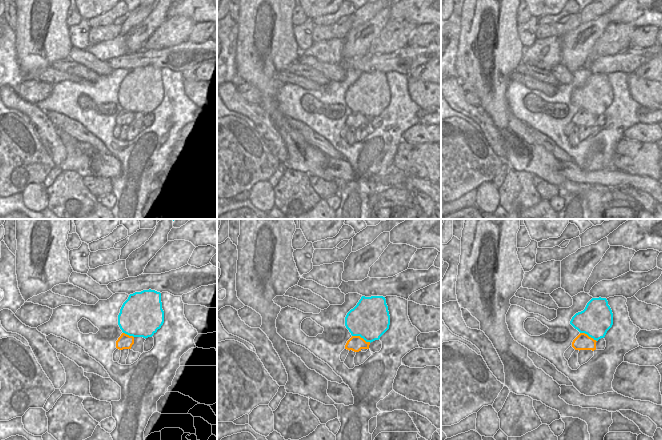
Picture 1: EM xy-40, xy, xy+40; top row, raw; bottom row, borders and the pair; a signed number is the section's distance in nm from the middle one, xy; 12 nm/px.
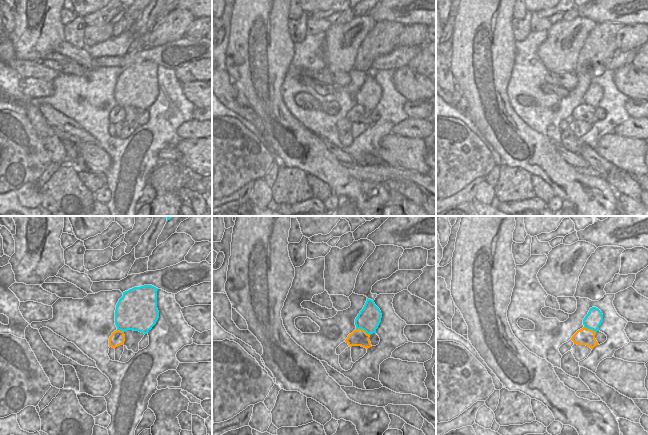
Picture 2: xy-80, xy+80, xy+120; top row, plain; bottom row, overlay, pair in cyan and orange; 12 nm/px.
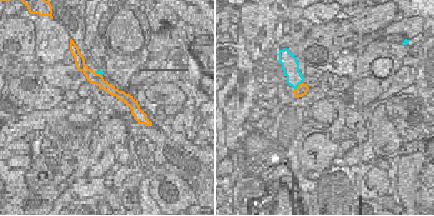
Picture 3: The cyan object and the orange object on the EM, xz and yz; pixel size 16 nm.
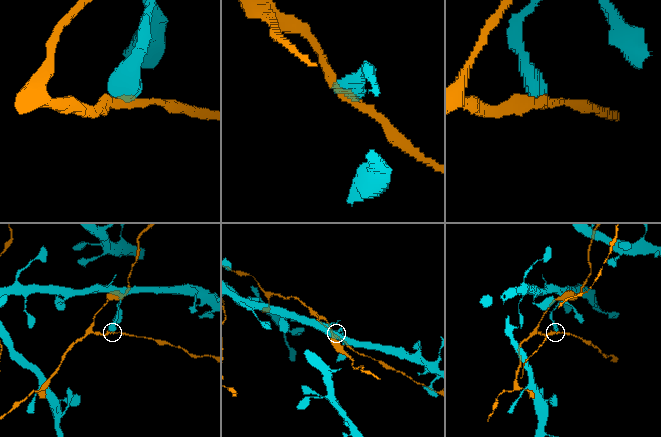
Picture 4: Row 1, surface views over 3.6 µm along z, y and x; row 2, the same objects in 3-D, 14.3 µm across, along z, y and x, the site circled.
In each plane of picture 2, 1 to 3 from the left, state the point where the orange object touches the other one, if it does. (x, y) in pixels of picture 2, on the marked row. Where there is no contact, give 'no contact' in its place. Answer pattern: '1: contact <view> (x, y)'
1: contact xy-80 (120, 330)
2: contact xy+80 (363, 329)
3: contact xy+120 (590, 328)

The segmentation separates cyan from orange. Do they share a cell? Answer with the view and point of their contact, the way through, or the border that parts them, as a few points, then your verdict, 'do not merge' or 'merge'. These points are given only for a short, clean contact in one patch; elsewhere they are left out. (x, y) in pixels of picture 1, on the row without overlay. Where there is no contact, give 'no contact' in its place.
contact xy (361, 113); merge

